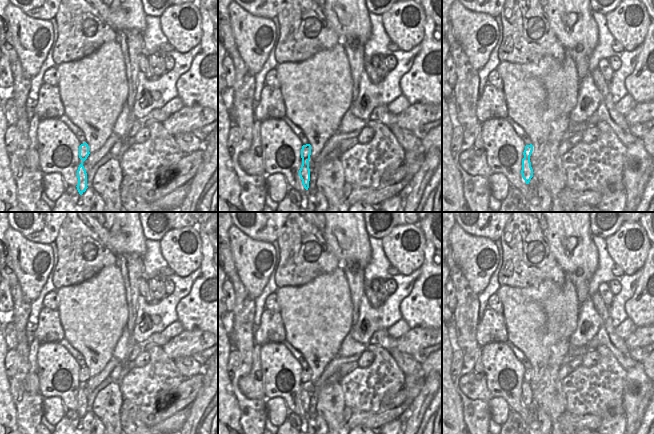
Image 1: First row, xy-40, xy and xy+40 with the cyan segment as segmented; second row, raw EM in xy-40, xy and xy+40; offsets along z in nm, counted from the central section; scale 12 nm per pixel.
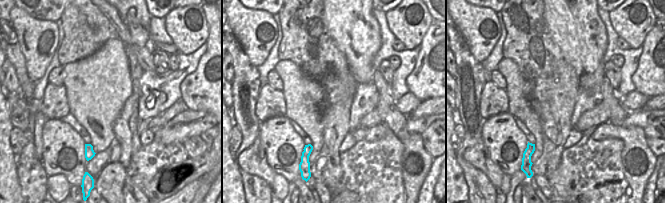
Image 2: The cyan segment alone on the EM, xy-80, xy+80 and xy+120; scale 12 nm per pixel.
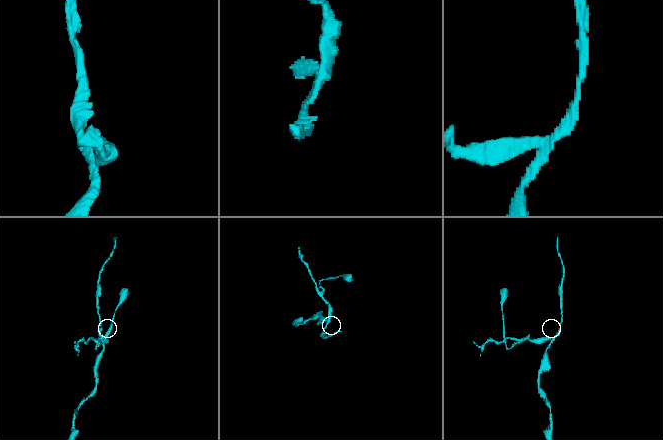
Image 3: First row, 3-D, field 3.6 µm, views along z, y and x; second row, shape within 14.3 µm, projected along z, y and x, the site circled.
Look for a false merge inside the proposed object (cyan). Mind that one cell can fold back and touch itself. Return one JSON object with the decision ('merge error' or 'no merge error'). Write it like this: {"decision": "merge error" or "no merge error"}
{"decision": "merge error"}

